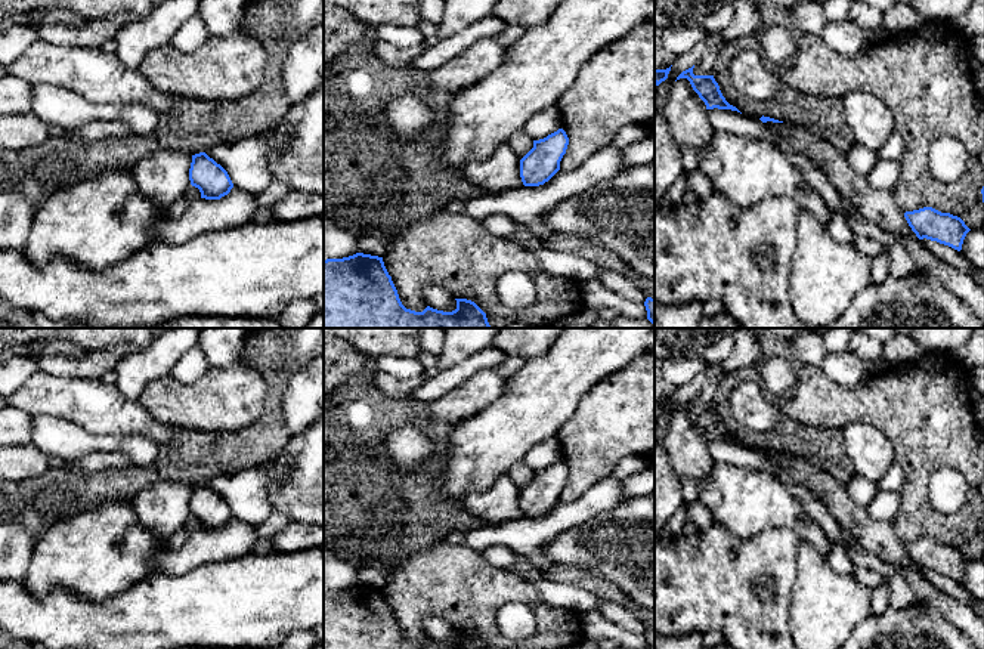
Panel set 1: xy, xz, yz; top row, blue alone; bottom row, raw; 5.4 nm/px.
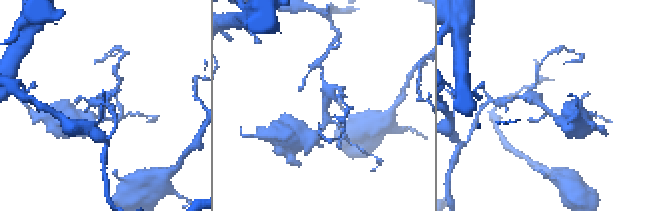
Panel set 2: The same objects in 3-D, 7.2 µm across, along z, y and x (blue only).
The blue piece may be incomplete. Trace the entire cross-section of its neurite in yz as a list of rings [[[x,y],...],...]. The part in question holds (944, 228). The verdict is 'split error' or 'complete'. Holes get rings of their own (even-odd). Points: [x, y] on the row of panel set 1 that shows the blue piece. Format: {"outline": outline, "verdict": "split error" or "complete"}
{"outline": [[[932,207],[906,211],[904,217],[919,239],[937,241],[957,251],[962,250],[963,239],[971,231],[960,217]]], "verdict": "complete"}

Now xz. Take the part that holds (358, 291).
{"outline": [[[356,253],[324,260],[324,328],[492,328],[474,302],[455,300],[457,309],[452,312],[430,306],[415,312],[402,305],[383,257]]], "verdict": "complete"}

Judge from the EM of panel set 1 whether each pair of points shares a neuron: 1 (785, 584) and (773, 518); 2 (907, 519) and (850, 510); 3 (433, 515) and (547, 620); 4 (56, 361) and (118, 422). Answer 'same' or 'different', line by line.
1: different
2: different
3: different
4: different

